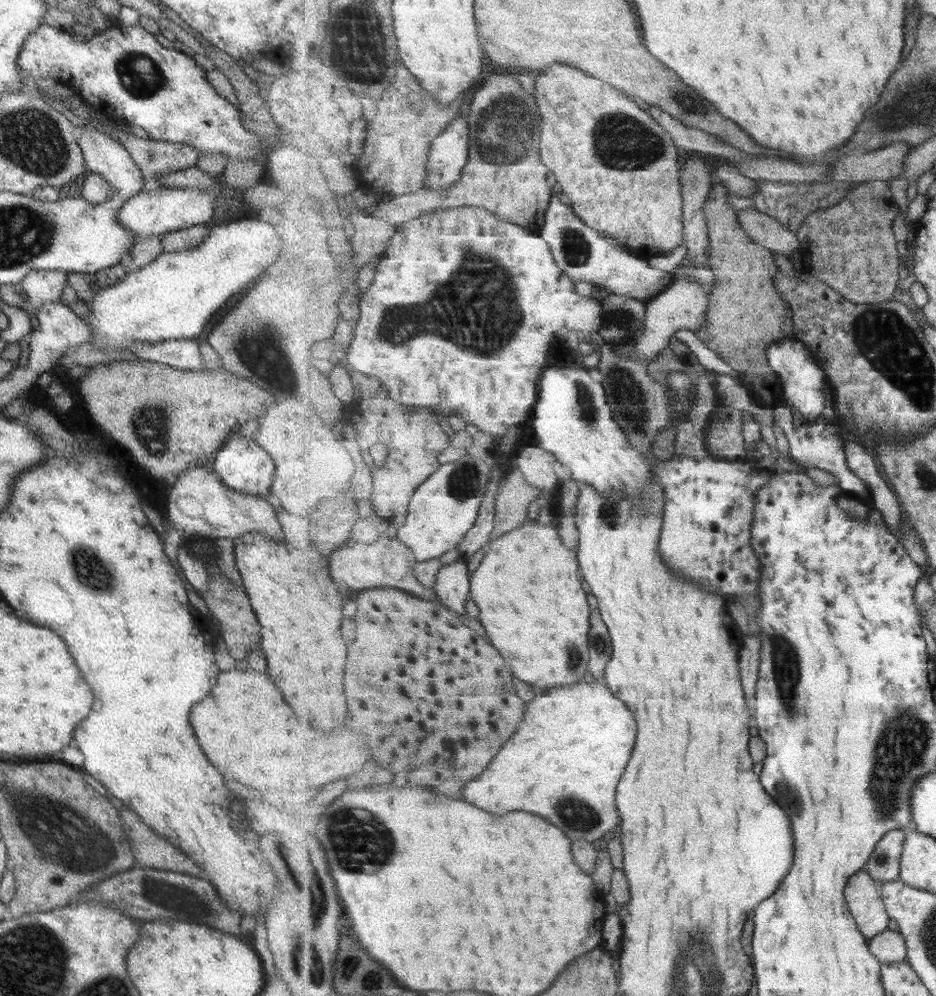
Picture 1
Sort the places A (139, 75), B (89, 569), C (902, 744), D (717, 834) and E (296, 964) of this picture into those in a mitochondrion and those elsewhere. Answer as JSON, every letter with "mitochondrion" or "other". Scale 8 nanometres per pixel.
{"A":"mitochondrion","B":"mitochondrion","C":"mitochondrion","D":"other","E":"other"}

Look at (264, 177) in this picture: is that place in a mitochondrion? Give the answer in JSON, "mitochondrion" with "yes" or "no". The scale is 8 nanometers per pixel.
{"mitochondrion":"no"}

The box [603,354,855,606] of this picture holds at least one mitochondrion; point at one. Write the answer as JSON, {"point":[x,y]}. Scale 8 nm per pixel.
{"point":[629,397]}

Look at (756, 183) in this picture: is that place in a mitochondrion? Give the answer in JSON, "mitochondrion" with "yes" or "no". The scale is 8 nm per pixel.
{"mitochondrion":"no"}

